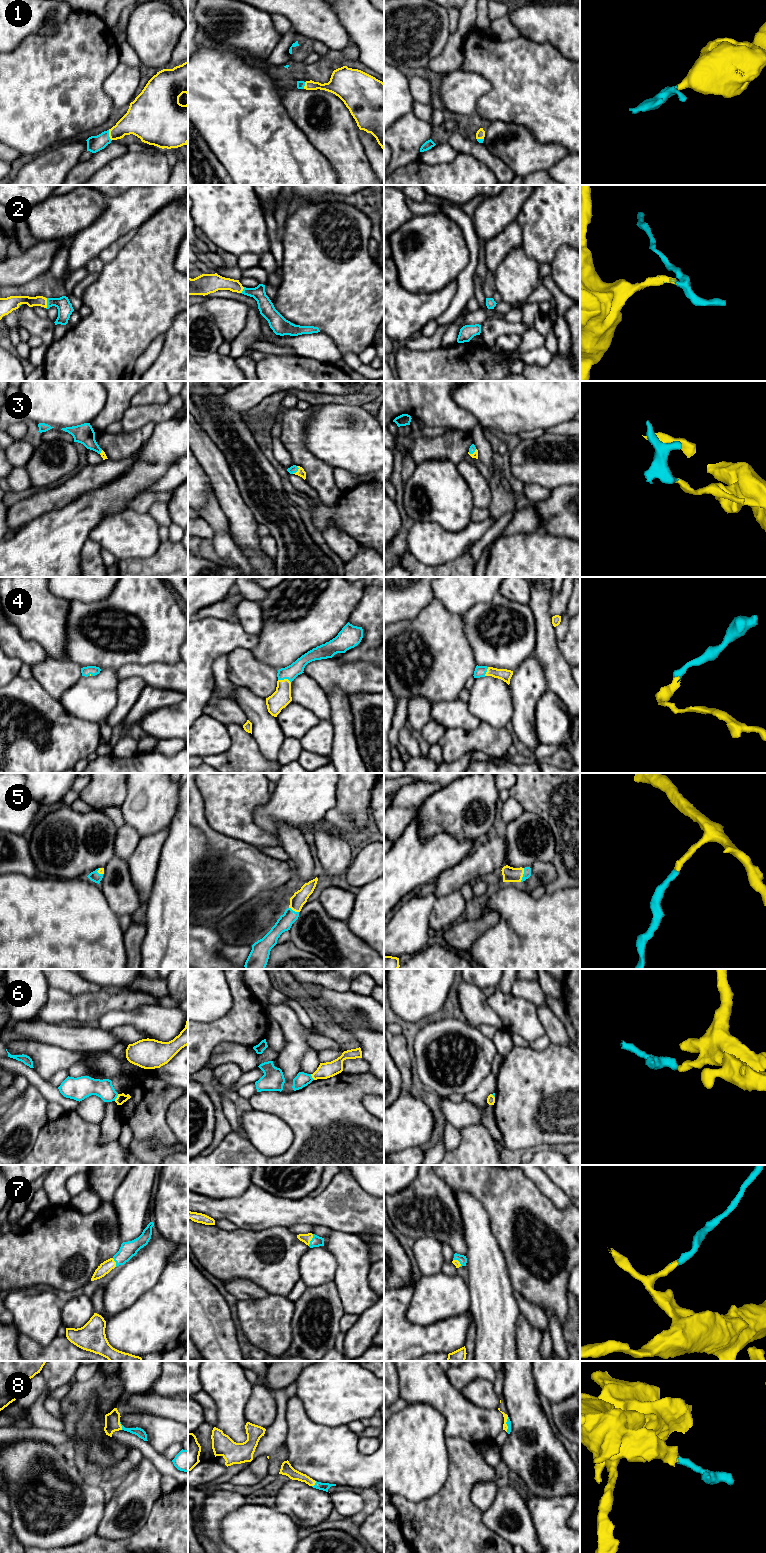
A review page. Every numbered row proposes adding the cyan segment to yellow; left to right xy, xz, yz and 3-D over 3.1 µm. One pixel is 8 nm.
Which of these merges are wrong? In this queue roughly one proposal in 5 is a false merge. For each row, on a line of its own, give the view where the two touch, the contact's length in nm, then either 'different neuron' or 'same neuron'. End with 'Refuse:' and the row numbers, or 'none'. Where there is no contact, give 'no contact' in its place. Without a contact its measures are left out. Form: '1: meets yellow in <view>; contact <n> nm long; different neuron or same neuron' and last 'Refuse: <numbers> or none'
1: meets yellow in xy; contact 90 nm long; same neuron
2: meets yellow in xy; contact 100 nm long; same neuron
3: meets yellow in xz; contact 80 nm long; same neuron
4: meets yellow in xz; contact 110 nm long; same neuron
5: meets yellow in yz; contact 120 nm long; same neuron
6: meets yellow in xy; contact 70 nm long; different neuron
7: meets yellow in xz; contact 100 nm long; same neuron
8: meets yellow in xy; contact 70 nm long; same neuron
Refuse: 6

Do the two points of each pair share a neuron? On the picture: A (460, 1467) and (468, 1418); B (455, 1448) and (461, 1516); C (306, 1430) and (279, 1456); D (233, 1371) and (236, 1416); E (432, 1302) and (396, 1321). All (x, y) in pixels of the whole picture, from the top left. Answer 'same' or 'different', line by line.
A: different
B: same
C: different
D: same
E: different

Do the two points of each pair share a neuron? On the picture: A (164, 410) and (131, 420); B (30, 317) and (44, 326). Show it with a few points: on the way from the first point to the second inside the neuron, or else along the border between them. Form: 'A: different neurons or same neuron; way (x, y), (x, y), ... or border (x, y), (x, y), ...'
A: same neuron; way (156, 413), (139, 416)
B: same neuron; way (33, 320), (41, 326)

